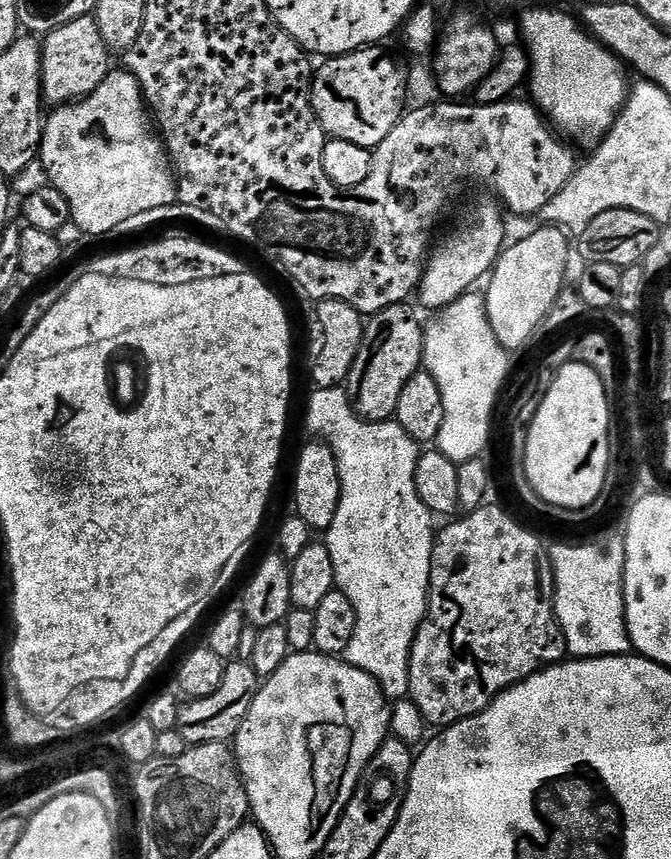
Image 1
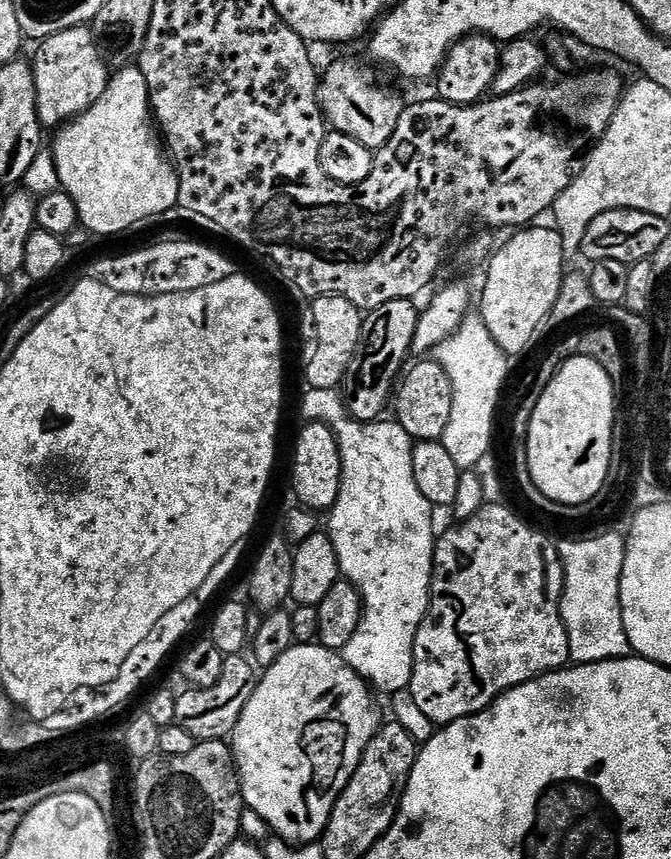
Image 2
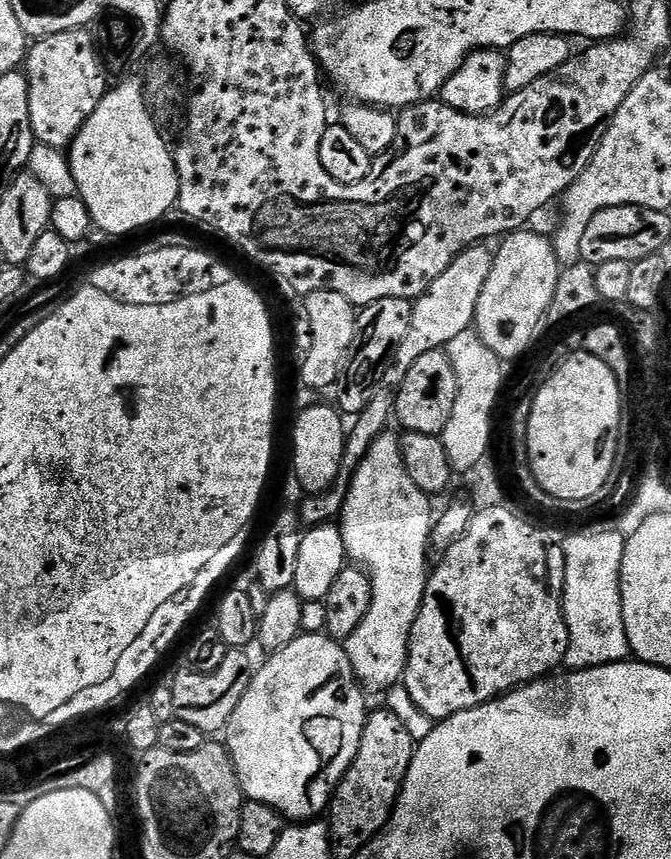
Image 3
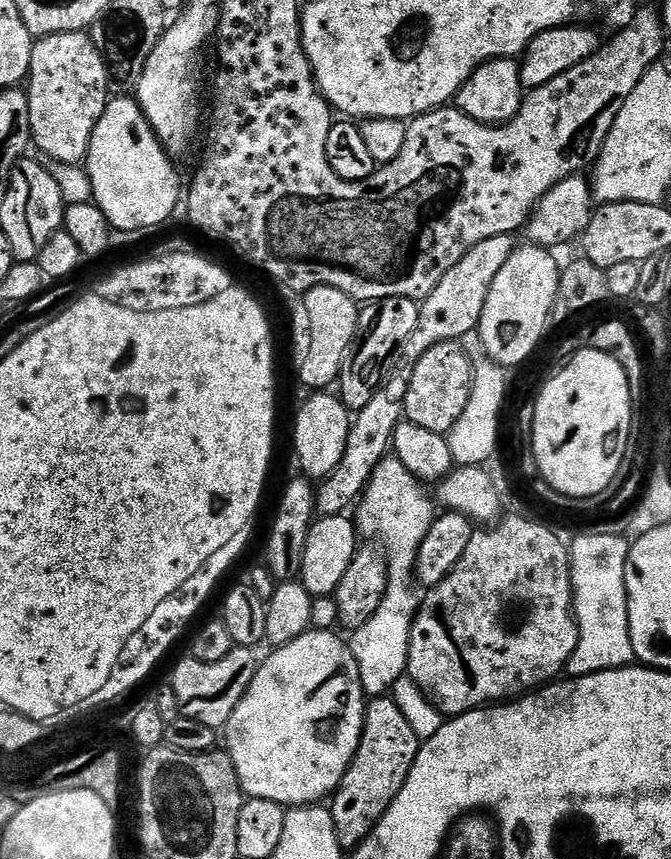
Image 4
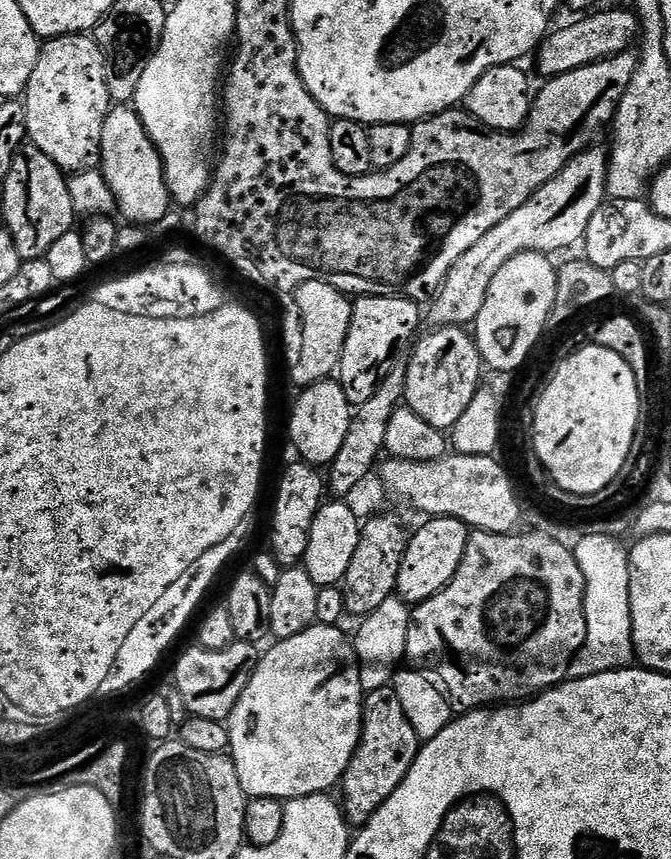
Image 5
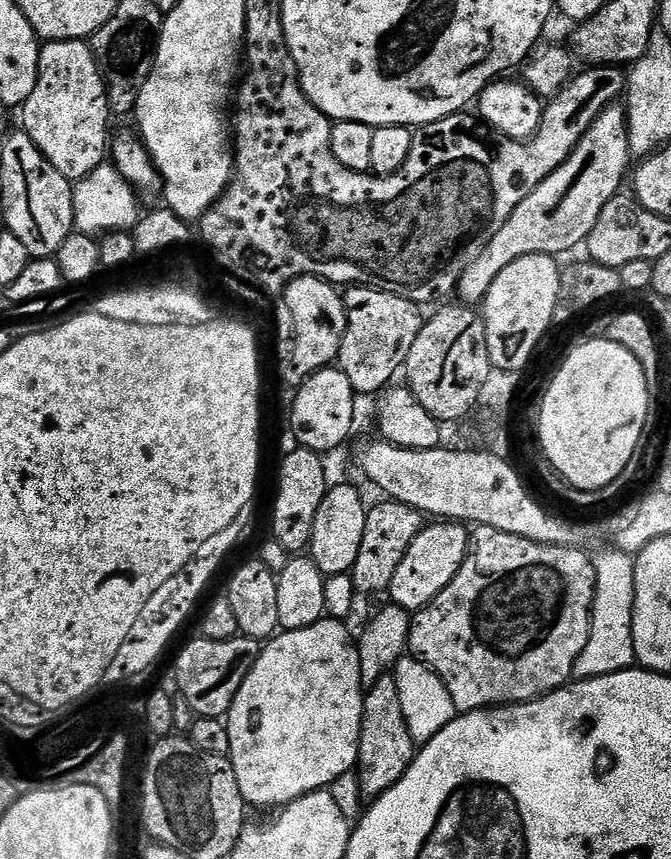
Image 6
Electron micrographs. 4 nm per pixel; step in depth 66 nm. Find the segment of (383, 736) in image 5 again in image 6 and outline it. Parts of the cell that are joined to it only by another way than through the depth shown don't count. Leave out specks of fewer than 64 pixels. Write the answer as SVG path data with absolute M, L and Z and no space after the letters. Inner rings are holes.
M385 674L364 693L360 741L354 777L360 783L365 801L377 800L390 786L394 786L406 774L416 759L418 746L410 738L410 726L406 726L406 714L402 714L402 698L398 698L398 686L391 675Z

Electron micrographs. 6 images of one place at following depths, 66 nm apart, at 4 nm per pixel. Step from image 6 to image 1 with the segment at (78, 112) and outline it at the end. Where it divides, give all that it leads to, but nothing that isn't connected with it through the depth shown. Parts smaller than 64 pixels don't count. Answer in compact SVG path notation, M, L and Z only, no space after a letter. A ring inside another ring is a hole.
M95 15L74 18L66 26L58 26L47 33L42 40L42 82L40 90L45 105L59 106L80 100L90 95L107 78L110 65L110 53L106 42L102 42L102 33L98 30Z

